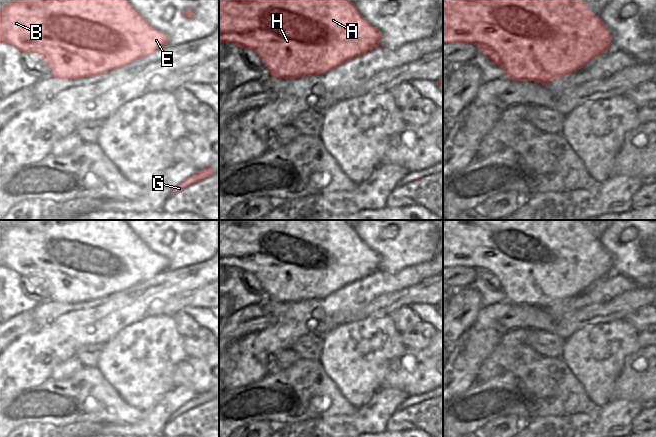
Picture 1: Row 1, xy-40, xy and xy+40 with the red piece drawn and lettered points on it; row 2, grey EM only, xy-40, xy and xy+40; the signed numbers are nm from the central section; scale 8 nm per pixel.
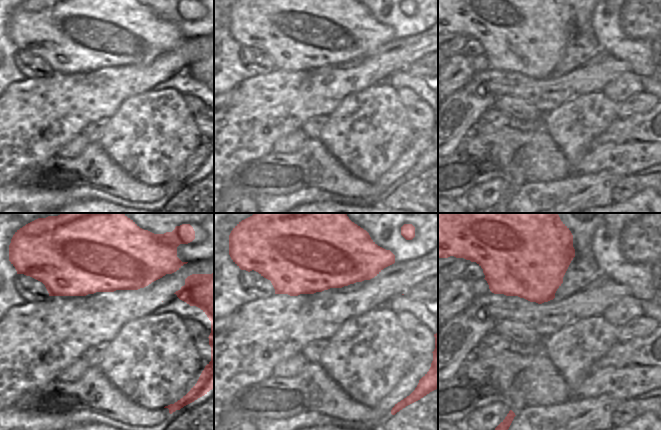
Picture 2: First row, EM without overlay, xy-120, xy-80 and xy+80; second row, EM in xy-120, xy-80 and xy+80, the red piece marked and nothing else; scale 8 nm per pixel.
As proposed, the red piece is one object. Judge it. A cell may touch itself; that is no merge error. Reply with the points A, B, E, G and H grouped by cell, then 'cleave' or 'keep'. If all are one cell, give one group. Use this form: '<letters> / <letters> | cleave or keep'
A B E G H | keep

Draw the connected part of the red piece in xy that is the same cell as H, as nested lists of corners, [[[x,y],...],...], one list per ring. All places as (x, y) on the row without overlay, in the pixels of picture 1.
[[[219,220],[219,267],[232,267],[242,273],[251,273],[256,276],[270,296],[272,303],[295,303],[323,299],[380,271],[381,262],[378,253],[360,238],[356,227],[353,227],[347,220]]]

